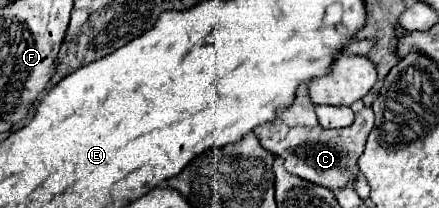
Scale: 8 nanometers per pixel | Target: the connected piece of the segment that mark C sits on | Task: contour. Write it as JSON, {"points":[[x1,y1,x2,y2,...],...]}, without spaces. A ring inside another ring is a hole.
{"points":[[301,84,301,88,297,90,297,102,285,108,277,116,277,120,269,124,261,124,261,128,255,128,253,132,259,136,263,148,285,160,287,172,293,172,295,176,301,176,313,184,321,184,329,190,341,190,353,186,357,180,359,174,357,160,363,154,363,146,371,128,373,128,371,108,363,108,361,112,357,112,355,122,351,126,337,130,321,128,315,116,315,106,307,92,307,84]]}

